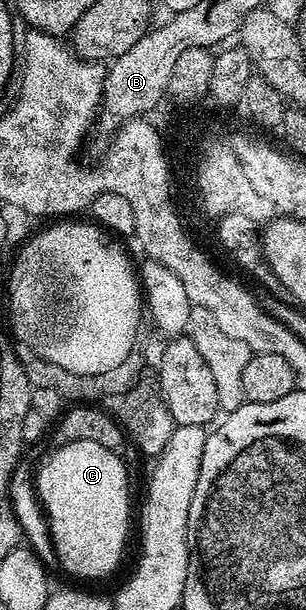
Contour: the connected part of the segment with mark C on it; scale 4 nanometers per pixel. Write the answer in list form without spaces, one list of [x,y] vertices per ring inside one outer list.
[[[79,440],[66,446],[57,446],[54,451],[54,454],[36,471],[35,483],[36,495],[47,515],[49,533],[52,535],[53,546],[57,551],[60,569],[65,569],[67,573],[74,574],[77,578],[105,578],[120,564],[121,557],[125,554],[125,537],[129,534],[129,474],[121,463],[122,455],[103,448],[103,444],[91,444],[91,440]]]

